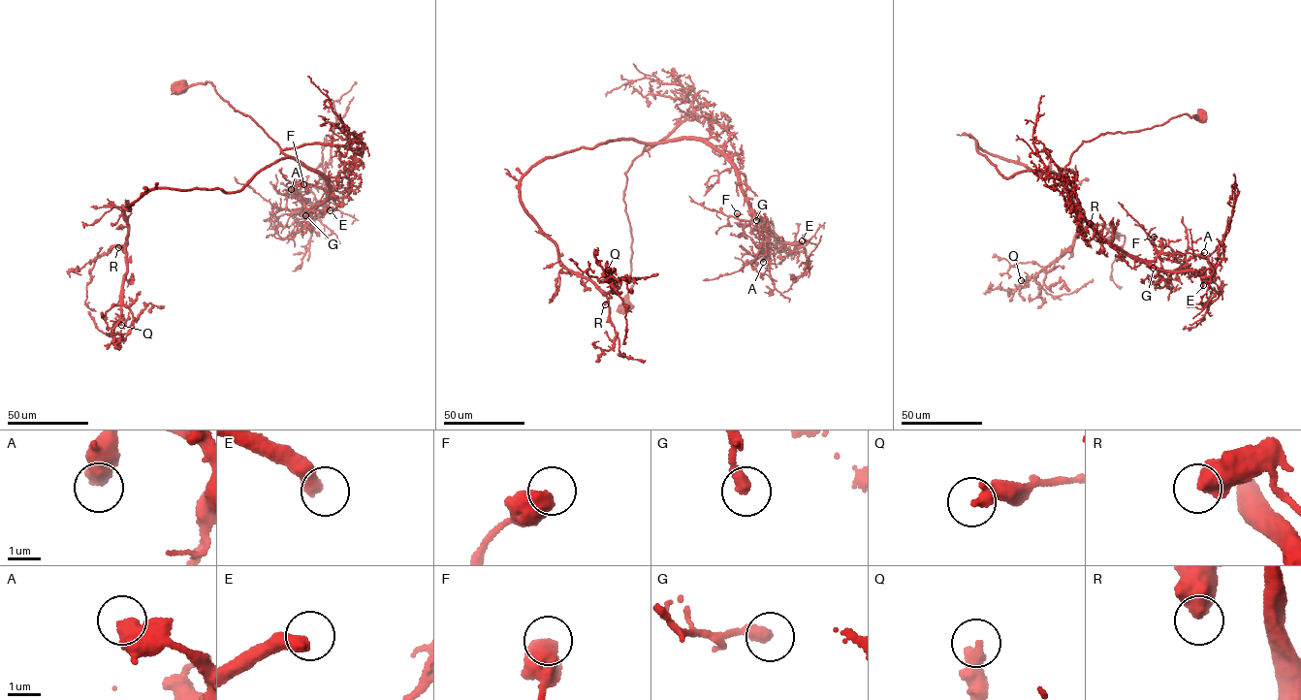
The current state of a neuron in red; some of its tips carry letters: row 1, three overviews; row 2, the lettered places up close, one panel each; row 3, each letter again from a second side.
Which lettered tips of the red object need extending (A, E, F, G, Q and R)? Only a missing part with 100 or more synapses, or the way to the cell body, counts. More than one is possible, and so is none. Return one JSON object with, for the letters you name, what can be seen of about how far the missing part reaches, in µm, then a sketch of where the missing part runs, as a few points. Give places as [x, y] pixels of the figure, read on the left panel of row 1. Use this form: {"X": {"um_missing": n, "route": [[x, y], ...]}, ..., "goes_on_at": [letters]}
{"E": {"um_missing": 35, "route": [[330, 210], [337, 242], [333, 250]]}, "goes_on_at": ["E"]}

